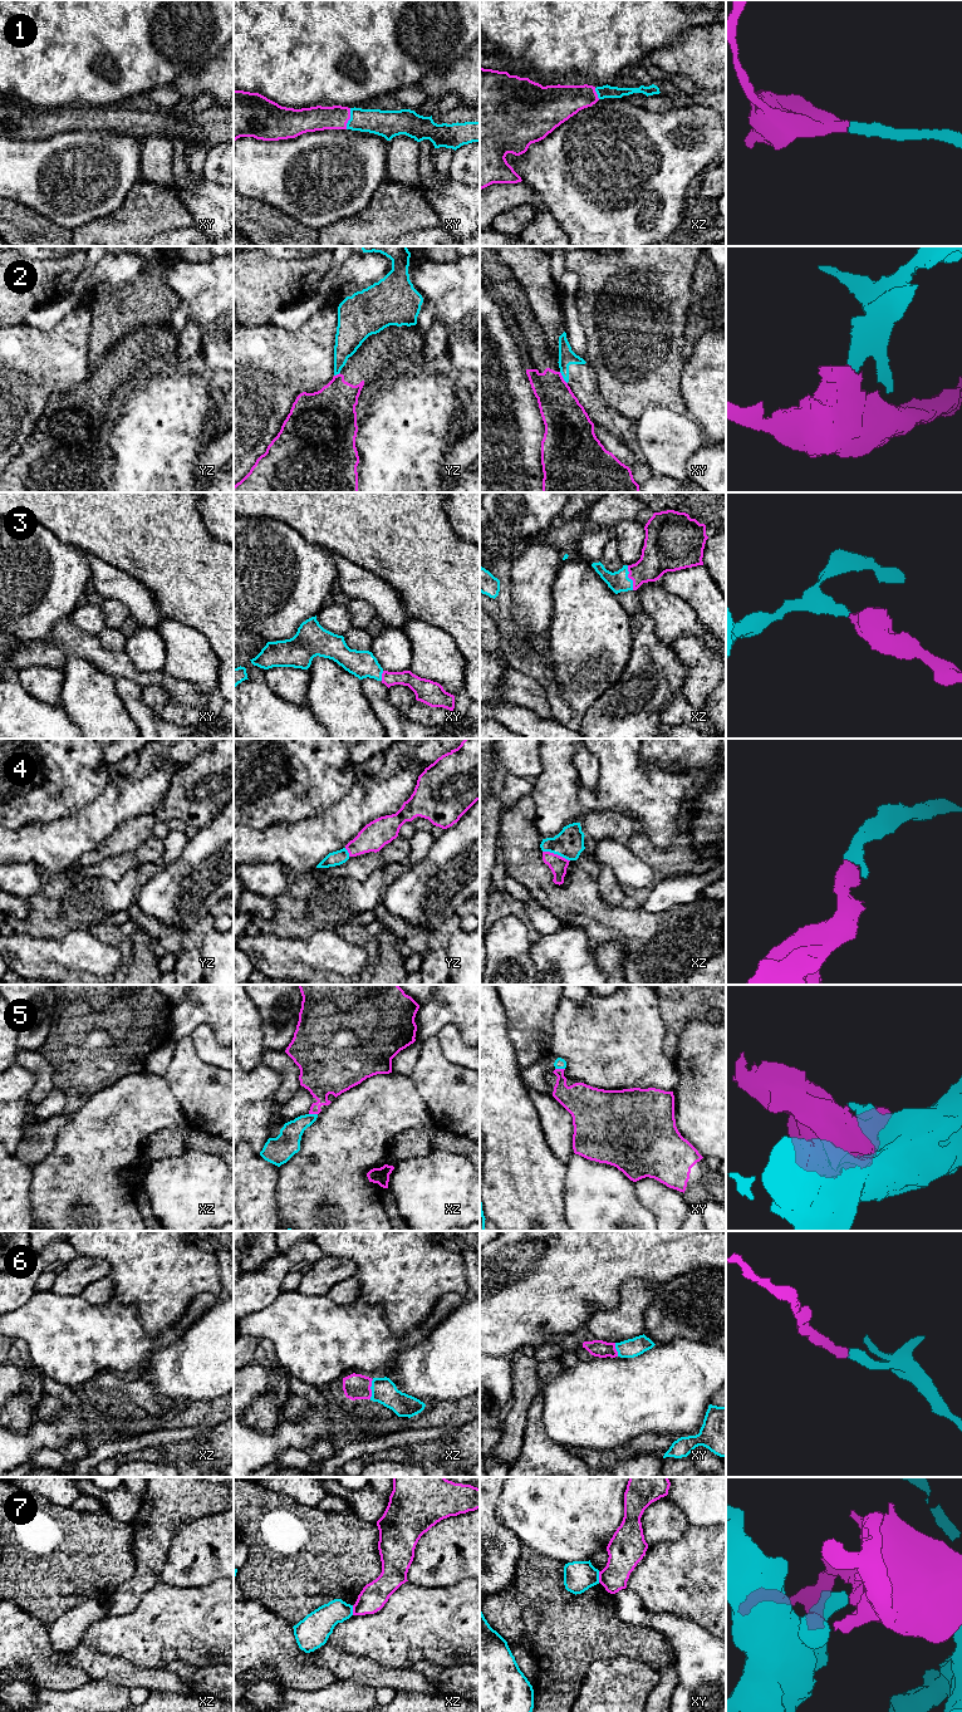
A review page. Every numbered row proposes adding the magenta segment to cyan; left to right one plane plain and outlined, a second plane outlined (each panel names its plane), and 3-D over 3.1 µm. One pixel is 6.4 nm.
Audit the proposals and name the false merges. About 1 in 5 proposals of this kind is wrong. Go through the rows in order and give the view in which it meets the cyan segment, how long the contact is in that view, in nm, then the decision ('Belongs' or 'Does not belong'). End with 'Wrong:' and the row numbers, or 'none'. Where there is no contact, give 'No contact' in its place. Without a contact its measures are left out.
1: Touches cyan in xy. Shared border 140 nm. Belongs
2: Touches cyan in xy. Shared border 90 nm. Does not belong
3: Touches cyan in xz. Shared border 170 nm. Belongs
4: Touches cyan in xz. Shared border 190 nm. Belongs
5: Touches cyan in xy. Shared border 60 nm. Does not belong
6: Touches cyan in xz. Shared border 130 nm. Belongs
7: Touches cyan in xy. Shared border 70 nm. Does not belong
Wrong: 2, 5, 7

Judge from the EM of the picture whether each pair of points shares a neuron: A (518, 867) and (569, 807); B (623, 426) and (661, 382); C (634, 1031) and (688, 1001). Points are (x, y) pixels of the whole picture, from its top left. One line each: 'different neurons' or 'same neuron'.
A: different neurons
B: different neurons
C: different neurons

